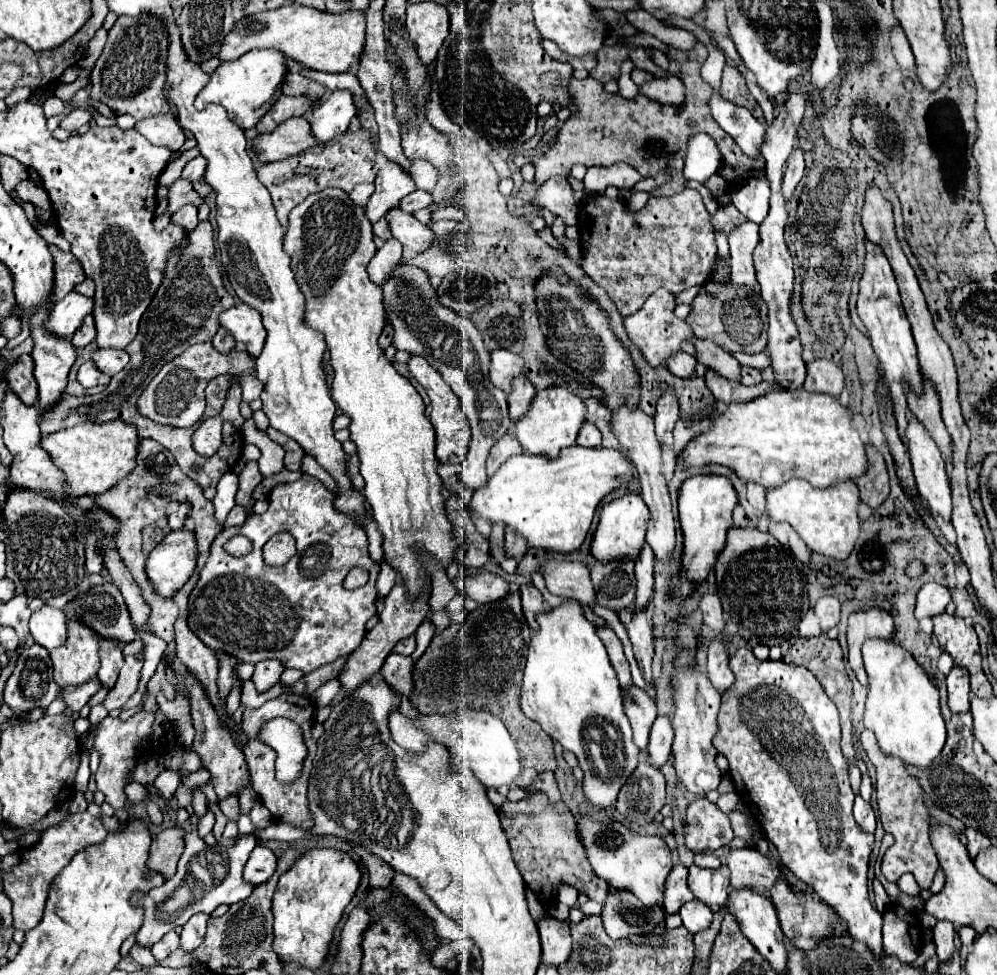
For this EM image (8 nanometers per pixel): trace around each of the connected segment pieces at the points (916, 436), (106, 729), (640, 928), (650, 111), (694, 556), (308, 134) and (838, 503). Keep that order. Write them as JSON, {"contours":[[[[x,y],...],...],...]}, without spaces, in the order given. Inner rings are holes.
{"contours":[[[[917,418],[909,420],[909,428],[905,432],[905,442],[907,442],[907,450],[911,454],[913,474],[915,474],[921,502],[927,506],[929,512],[935,512],[945,522],[951,522],[951,486],[949,486],[949,476],[945,472],[945,460],[943,460],[939,448],[935,446],[933,438],[925,432],[925,428],[921,426],[921,422]]],[[[141,712],[141,714],[135,714],[131,716],[129,720],[121,722],[119,718],[113,718],[113,716],[107,716],[105,720],[101,720],[97,724],[97,732],[95,732],[95,740],[93,740],[93,748],[101,752],[101,764],[99,764],[99,770],[95,774],[95,780],[97,780],[97,790],[101,790],[105,794],[105,802],[109,802],[115,810],[121,810],[121,808],[129,808],[129,800],[123,792],[125,784],[129,782],[127,778],[127,772],[137,764],[137,750],[139,750],[139,744],[149,738],[151,734],[151,724],[153,724],[153,716],[147,714],[147,712]]],[[[613,890],[601,912],[605,932],[613,938],[627,938],[629,934],[647,934],[655,926],[665,928],[665,910],[661,906],[645,906],[627,890]]],[[[687,62],[679,74],[685,88],[687,88],[687,96],[685,96],[685,102],[679,106],[679,112],[677,112],[677,106],[661,106],[659,102],[655,102],[647,96],[637,96],[633,100],[627,100],[621,94],[609,94],[603,88],[603,84],[593,80],[591,76],[587,76],[585,80],[573,78],[571,92],[573,92],[575,106],[579,112],[573,114],[563,124],[553,148],[547,150],[545,156],[531,158],[531,156],[521,154],[515,156],[513,162],[517,166],[531,162],[535,166],[535,186],[541,186],[547,178],[551,178],[555,174],[567,176],[571,166],[575,166],[575,164],[613,166],[617,162],[625,162],[645,178],[655,176],[655,156],[657,156],[657,172],[667,168],[667,166],[673,166],[675,174],[667,184],[653,190],[651,196],[673,196],[673,194],[685,190],[685,180],[681,176],[681,170],[683,170],[683,156],[685,156],[687,138],[695,132],[705,132],[705,134],[715,138],[715,142],[721,150],[721,156],[723,156],[723,166],[719,168],[717,176],[713,174],[705,182],[709,192],[715,192],[715,190],[727,192],[729,186],[735,186],[741,180],[765,176],[765,162],[761,158],[749,158],[737,146],[733,138],[711,118],[709,108],[707,108],[707,100],[711,96],[711,86],[701,80],[699,68],[701,66],[697,62]],[[651,140],[665,142],[665,150],[657,150],[657,154],[655,154],[655,150],[651,150]],[[715,178],[719,178],[723,184],[717,184]]],[[[695,474],[687,478],[679,490],[679,522],[685,534],[683,578],[677,582],[675,594],[687,596],[695,580],[703,580],[715,566],[717,554],[725,548],[727,530],[733,526],[731,512],[737,504],[737,492],[729,478],[721,474]]],[[[303,116],[281,122],[271,134],[261,134],[255,140],[255,152],[261,162],[277,162],[289,156],[297,156],[309,148],[323,150],[323,142],[313,138],[309,122]]],[[[793,478],[779,488],[767,490],[767,512],[777,522],[789,522],[809,550],[837,560],[849,558],[861,534],[861,520],[857,516],[859,490],[855,482],[841,482],[831,488],[813,488],[807,480]]]]}

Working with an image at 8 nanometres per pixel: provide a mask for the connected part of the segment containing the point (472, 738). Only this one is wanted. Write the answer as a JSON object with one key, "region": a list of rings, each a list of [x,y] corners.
{"region":[[[459,710],[443,716],[431,714],[421,716],[419,720],[409,720],[401,712],[393,712],[389,716],[389,730],[393,740],[411,752],[423,752],[425,744],[431,740],[445,744],[451,750],[453,768],[455,770],[469,768],[485,788],[489,786],[513,788],[517,786],[515,778],[519,778],[523,772],[521,754],[517,750],[517,744],[509,736],[505,724],[501,722],[501,718],[485,710]]]}

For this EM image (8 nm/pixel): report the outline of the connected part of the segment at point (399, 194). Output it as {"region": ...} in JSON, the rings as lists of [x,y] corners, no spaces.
{"region":[[[389,162],[377,174],[375,192],[369,198],[369,204],[365,206],[365,216],[371,222],[377,222],[389,210],[397,208],[399,200],[411,194],[413,190],[415,190],[415,182],[411,180],[411,176],[405,170],[401,170],[401,166]]]}

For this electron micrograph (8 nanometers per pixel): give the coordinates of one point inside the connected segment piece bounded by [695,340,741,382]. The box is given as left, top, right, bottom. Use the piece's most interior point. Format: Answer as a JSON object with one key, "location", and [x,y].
{"location":[717,359]}

